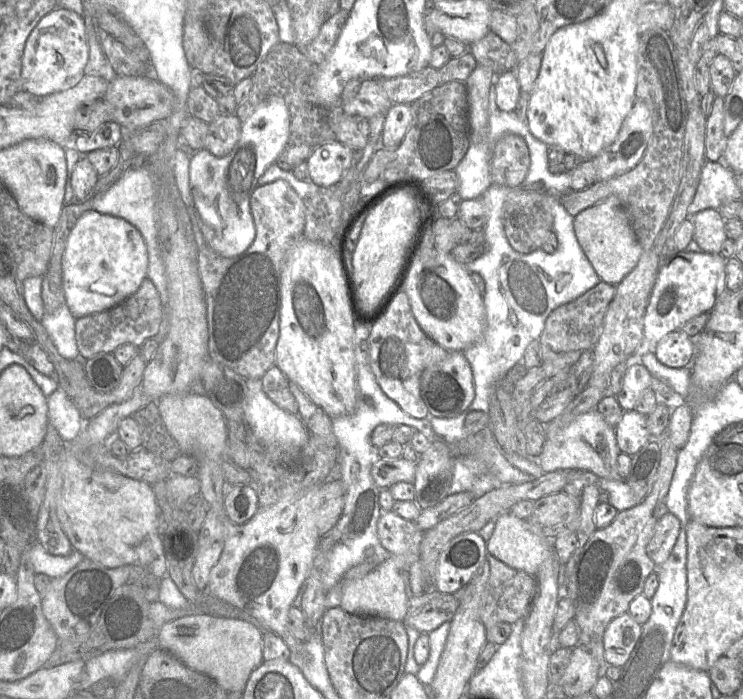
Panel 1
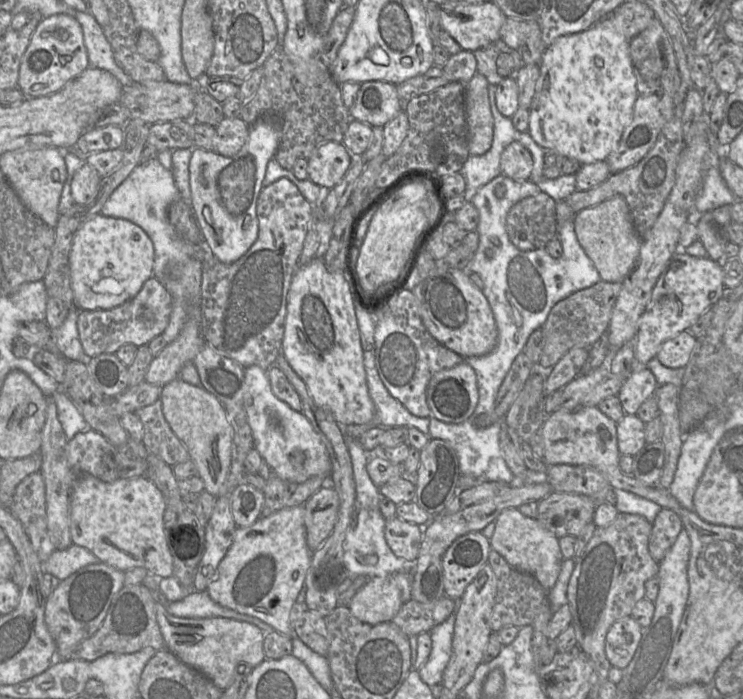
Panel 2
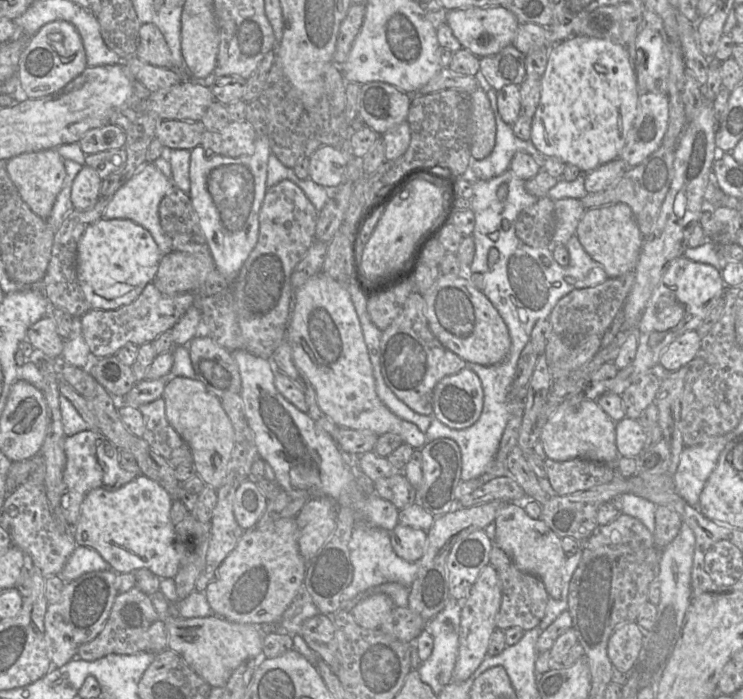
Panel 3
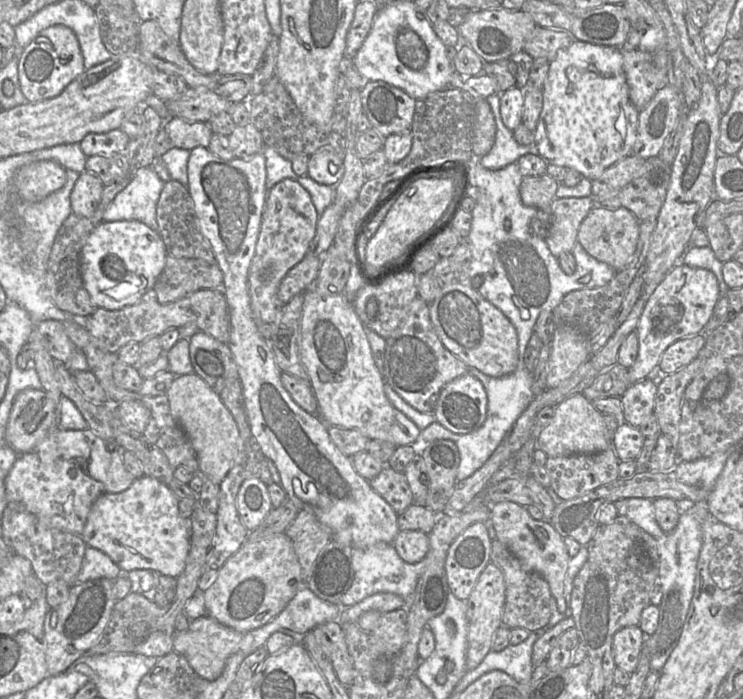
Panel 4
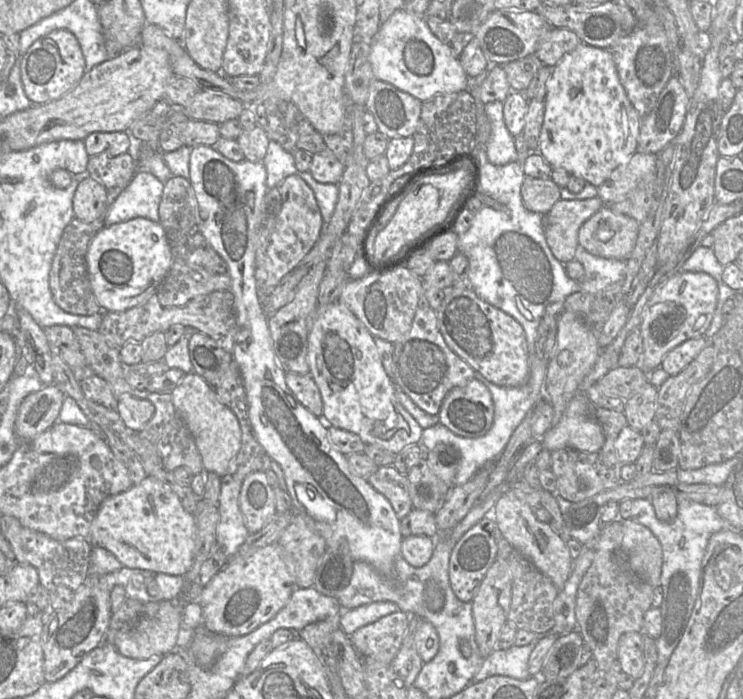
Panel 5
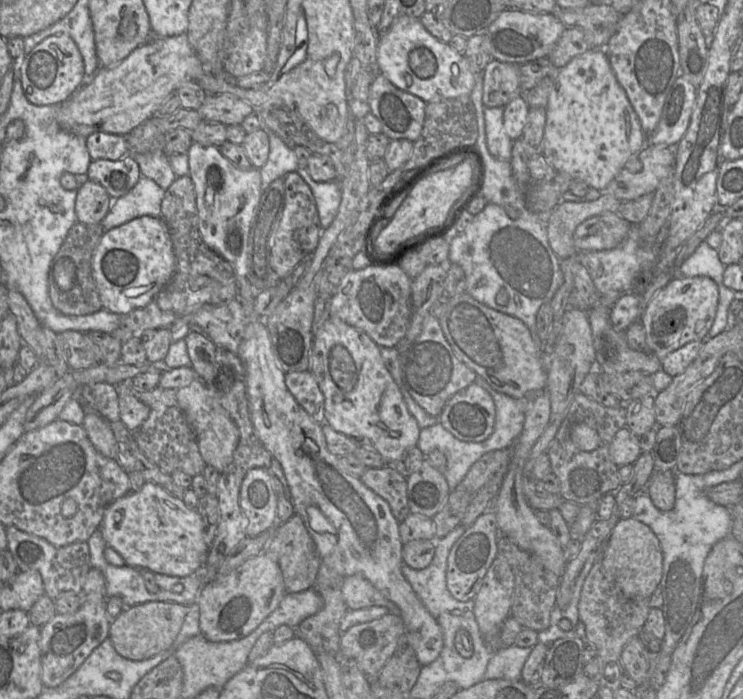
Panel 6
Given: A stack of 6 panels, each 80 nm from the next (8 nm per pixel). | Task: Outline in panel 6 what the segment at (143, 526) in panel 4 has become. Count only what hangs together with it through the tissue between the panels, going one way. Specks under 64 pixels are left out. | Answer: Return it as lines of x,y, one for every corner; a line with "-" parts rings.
146,482
139,492
129,492
115,500
105,511
99,530
107,546
115,549
126,565
153,573
186,577
199,572
206,563
209,547
204,540
204,524
199,512
188,508
183,499
161,486

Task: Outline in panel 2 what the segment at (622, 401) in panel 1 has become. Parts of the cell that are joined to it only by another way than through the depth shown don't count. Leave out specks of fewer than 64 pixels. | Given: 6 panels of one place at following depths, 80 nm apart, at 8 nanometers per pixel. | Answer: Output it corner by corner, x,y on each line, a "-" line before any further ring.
636,367
618,393
625,413
636,414
641,404
655,394
658,386
654,374
647,367

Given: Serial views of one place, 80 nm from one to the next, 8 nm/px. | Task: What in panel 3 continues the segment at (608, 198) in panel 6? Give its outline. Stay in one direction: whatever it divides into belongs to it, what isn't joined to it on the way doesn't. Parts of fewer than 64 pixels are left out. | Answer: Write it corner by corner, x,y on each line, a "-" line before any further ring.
580,199
554,200
555,229
550,249
558,245
565,246
569,239
576,234
578,223
585,210

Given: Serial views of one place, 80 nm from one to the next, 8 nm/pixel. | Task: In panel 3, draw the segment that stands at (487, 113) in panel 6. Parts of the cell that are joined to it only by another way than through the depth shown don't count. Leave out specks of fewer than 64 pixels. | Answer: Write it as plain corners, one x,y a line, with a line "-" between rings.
491,87
487,96
496,120
496,142
493,151
486,158
477,160
472,157
469,166
476,178
489,180
500,176
510,168
511,160
517,152
530,154
543,168
547,156
537,150
531,140
525,141
516,137
512,126
501,118
497,105
497,91

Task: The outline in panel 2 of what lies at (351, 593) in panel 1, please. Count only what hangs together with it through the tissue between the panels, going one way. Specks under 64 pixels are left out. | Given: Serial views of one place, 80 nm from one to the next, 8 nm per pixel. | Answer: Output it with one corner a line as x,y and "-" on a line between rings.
392,576
369,579
353,596
348,608
359,621
376,625
392,621
401,606
401,592

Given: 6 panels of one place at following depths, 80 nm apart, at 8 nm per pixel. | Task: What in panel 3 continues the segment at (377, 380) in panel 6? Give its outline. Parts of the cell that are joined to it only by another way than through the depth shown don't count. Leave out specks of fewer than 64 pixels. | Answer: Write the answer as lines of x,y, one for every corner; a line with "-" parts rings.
320,272
294,290
287,340
295,365
306,375
315,390
320,409
337,427
368,430
378,436
394,433
414,449
421,449
427,443
425,433
412,422
393,414
378,397
367,345
346,284

